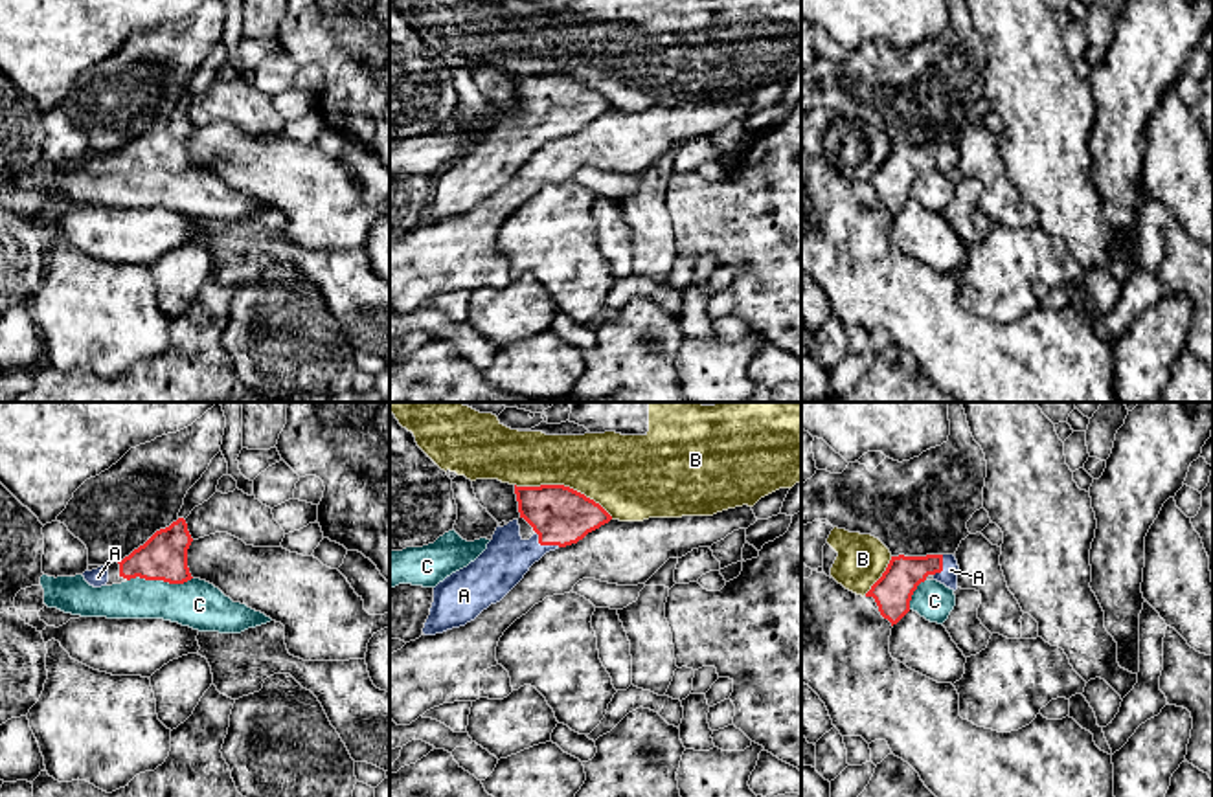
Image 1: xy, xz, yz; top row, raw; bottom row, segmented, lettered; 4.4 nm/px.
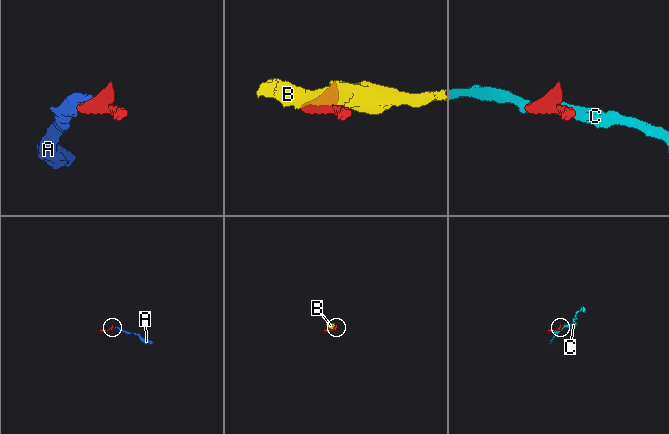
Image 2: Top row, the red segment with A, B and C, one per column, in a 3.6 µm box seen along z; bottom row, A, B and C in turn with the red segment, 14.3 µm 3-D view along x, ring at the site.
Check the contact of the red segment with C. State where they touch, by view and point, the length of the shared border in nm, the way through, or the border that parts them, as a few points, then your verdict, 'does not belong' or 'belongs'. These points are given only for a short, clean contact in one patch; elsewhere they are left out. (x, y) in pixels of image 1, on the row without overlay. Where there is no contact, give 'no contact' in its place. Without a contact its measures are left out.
meets red in xy at (158, 168); contact 280 nm long; does not belong

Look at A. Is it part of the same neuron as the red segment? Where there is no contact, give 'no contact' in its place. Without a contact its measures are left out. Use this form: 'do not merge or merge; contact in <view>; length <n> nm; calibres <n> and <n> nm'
merge; contact in xz; length 130 nm; calibres 260 and 200 nm

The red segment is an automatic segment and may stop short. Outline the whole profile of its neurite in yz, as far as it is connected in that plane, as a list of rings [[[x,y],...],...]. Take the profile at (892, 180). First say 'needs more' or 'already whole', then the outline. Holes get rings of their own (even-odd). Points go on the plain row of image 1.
needs more; [[[954,143],[891,145],[866,185],[873,185],[884,208],[897,213],[908,200],[913,180],[926,165],[958,178],[959,154]]]

